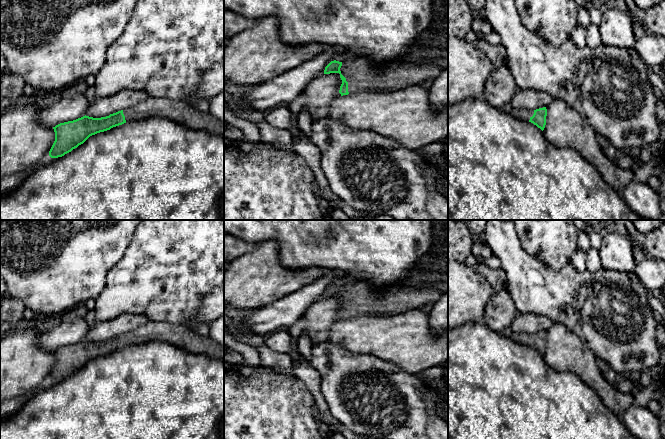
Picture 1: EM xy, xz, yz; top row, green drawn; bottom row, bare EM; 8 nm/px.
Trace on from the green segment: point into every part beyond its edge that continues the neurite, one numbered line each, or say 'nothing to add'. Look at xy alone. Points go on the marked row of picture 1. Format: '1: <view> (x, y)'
1: xy (181, 112)

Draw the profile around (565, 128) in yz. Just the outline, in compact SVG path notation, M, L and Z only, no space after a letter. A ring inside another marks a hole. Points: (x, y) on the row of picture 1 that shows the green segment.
M560 99L546 107L546 125L543 130L547 142L558 148L571 148L593 165L604 181L621 192L634 176L633 169L621 169L602 151L596 132L580 113Z

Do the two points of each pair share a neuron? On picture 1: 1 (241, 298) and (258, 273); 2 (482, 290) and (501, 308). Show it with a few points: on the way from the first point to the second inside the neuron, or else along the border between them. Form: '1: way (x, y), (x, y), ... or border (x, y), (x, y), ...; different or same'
1: way (241, 292), (252, 279); same
2: border (494, 292), (486, 306), (483, 320); different

